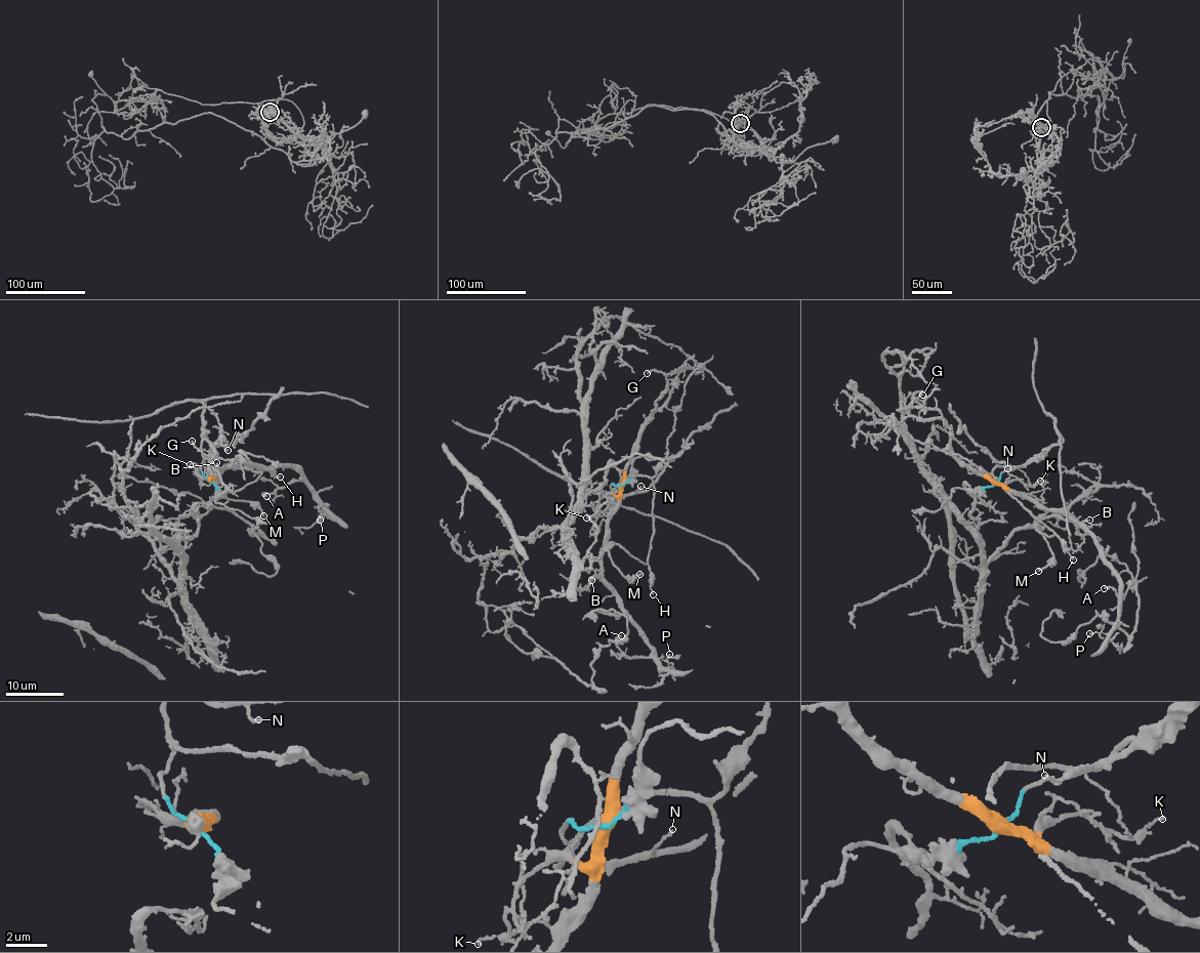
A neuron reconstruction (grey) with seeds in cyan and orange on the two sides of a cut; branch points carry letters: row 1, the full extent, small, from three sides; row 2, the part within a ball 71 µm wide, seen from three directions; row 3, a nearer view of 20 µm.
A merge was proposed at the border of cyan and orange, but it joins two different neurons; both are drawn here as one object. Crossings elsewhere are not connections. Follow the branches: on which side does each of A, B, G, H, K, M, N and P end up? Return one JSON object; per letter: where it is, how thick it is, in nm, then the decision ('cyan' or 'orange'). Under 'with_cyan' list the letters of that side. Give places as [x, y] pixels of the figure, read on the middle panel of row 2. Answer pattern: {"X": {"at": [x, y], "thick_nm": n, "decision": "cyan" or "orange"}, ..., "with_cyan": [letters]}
{"A": {"at": [621, 635], "thick_nm": 140, "decision": "orange"}, "B": {"at": [591, 580], "thick_nm": 110, "decision": "orange"}, "G": {"at": [647, 373], "thick_nm": 160, "decision": "orange"}, "H": {"at": [653, 594], "thick_nm": 150, "decision": "cyan"}, "K": {"at": [586, 518], "thick_nm": 130, "decision": "orange"}, "M": {"at": [639, 574], "thick_nm": 200, "decision": "cyan"}, "N": {"at": [640, 486], "thick_nm": 130, "decision": "cyan"}, "P": {"at": [669, 654], "thick_nm": 150, "decision": "orange"}, "with_cyan": ["H", "M", "N"]}

